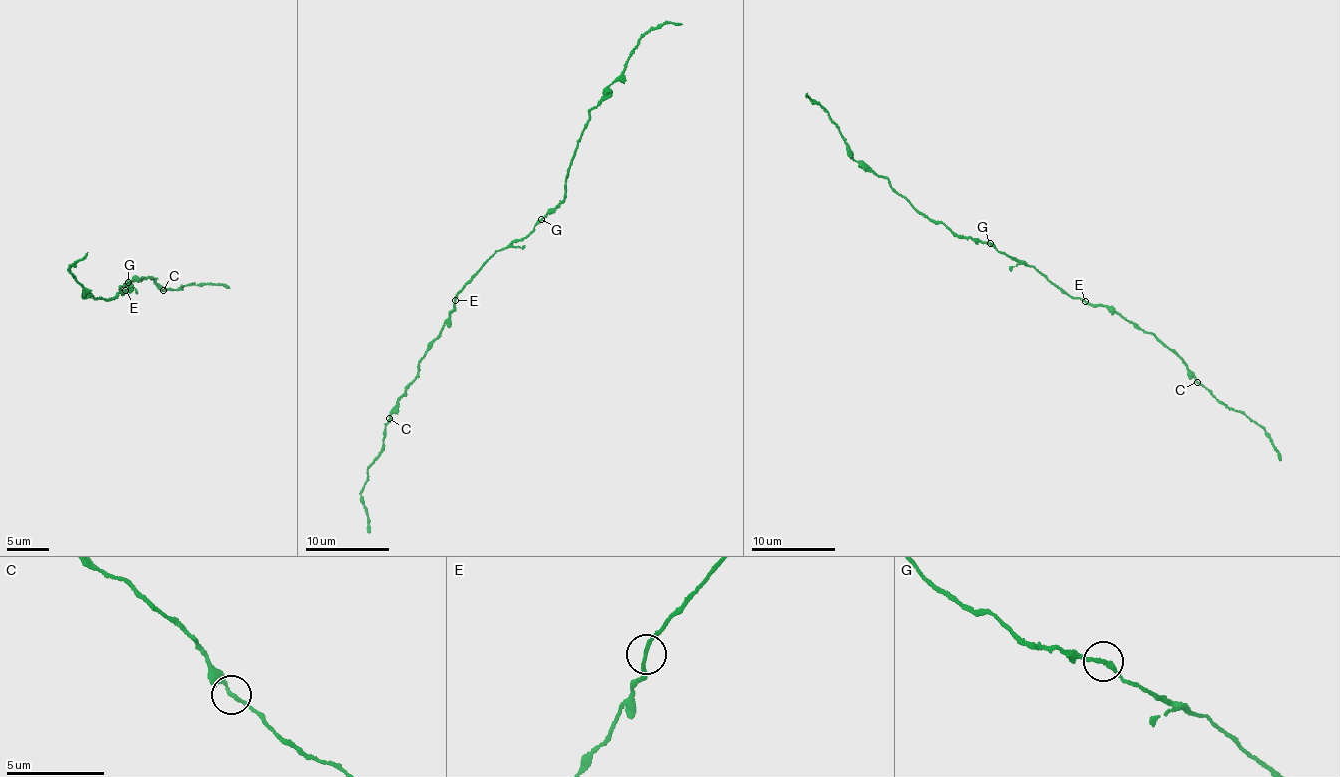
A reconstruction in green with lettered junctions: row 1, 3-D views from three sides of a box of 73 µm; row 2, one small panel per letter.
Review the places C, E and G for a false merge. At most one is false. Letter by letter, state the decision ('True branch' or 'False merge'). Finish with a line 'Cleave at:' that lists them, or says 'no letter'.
C: True branch
E: True branch
G: True branch
Cleave at: no letter

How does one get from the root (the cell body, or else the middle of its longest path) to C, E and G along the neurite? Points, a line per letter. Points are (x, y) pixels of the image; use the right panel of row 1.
C: (1038, 269), (1061, 290), (1112, 310), (1153, 334), (1181, 359), (1198, 382)
E: (1038, 269), (1061, 290), (1085, 301)
G: (1038, 269), (990, 244)

